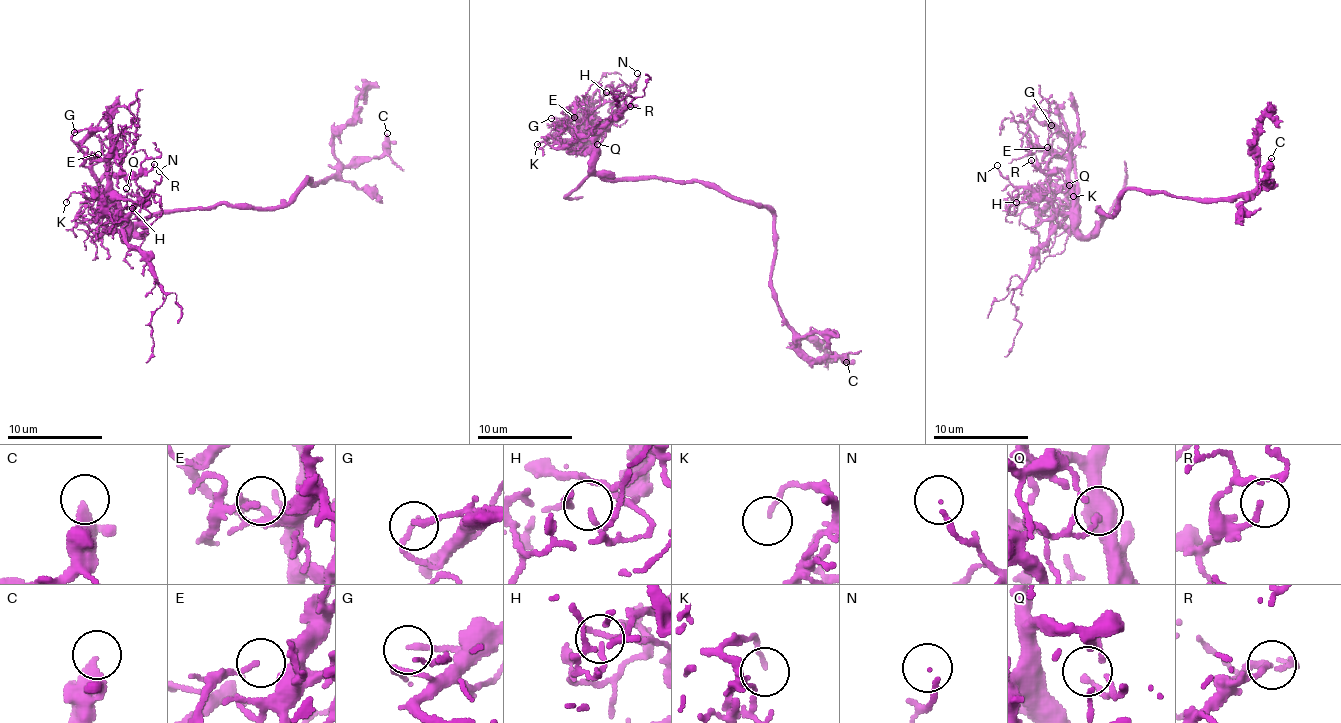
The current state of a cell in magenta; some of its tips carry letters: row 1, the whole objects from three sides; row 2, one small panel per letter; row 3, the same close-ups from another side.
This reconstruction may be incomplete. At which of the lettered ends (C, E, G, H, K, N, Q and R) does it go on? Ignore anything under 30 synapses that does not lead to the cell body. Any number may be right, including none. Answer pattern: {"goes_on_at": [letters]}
{"goes_on_at": []}

